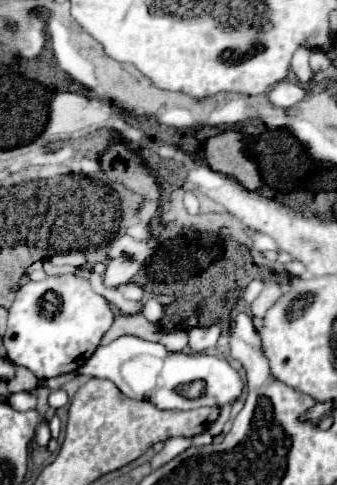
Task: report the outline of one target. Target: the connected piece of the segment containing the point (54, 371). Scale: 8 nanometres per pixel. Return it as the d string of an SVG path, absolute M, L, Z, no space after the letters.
M74 274L48 276L42 282L28 282L26 286L22 286L18 290L14 304L8 310L8 326L4 332L4 348L6 348L12 364L32 370L38 378L60 376L60 374L78 370L94 354L102 336L110 328L112 320L114 320L114 314L108 312L108 302L92 290L88 280L78 278Z

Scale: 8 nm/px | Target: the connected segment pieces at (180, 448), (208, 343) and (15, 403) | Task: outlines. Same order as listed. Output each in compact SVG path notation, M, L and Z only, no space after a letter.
M168 438L166 440L166 446L152 458L152 468L160 468L164 466L166 462L170 462L172 458L176 458L178 454L182 454L184 450L188 450L192 446L192 438Z
M214 324L210 328L192 328L188 332L188 348L194 354L206 352L206 350L216 346L218 336L220 336L220 324Z
M18 392L18 394L12 394L8 398L8 402L16 410L30 410L30 408L36 408L36 394L32 394L32 392Z

